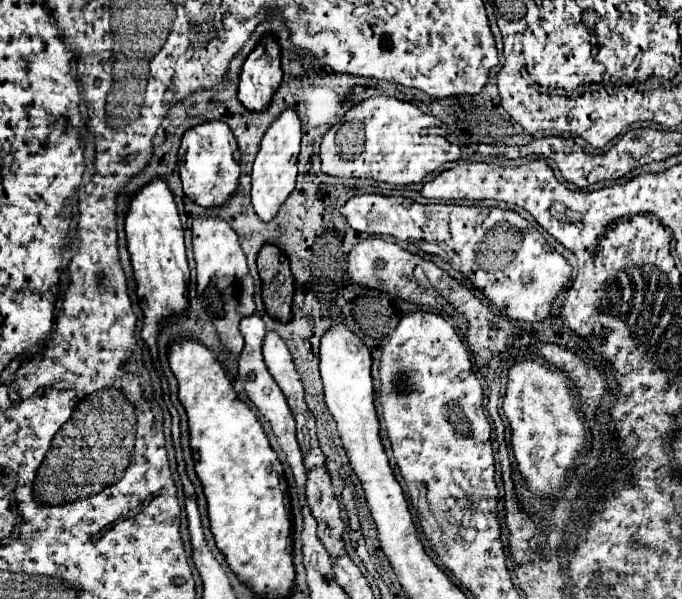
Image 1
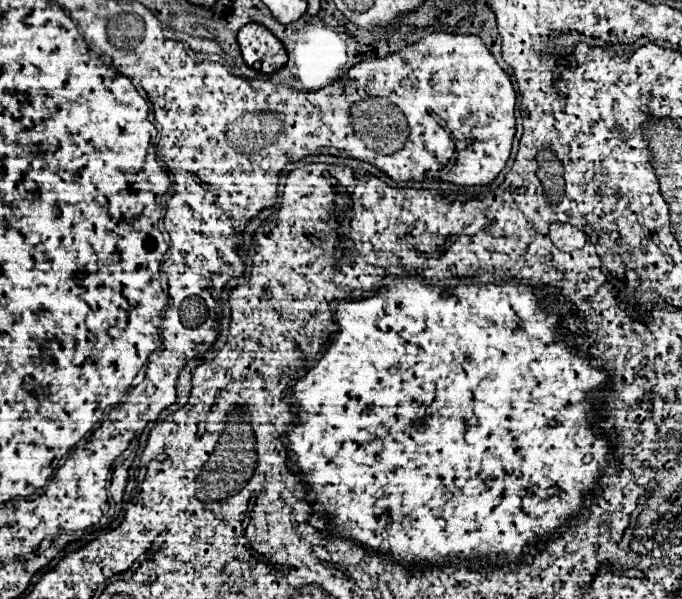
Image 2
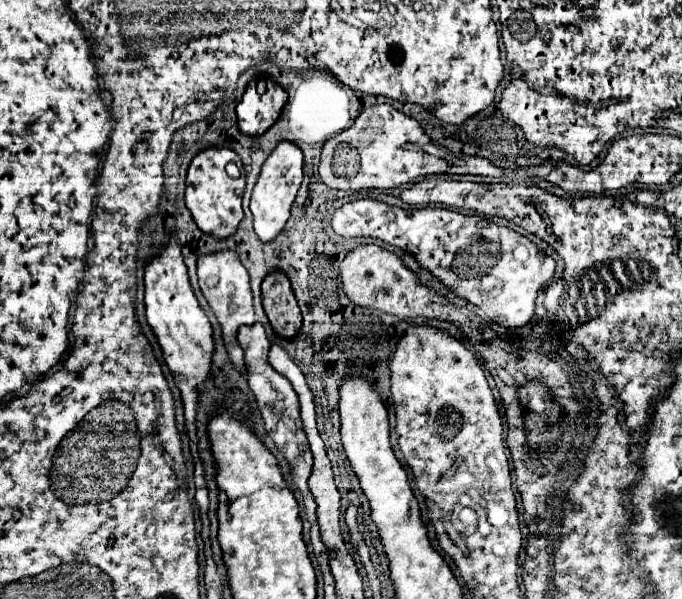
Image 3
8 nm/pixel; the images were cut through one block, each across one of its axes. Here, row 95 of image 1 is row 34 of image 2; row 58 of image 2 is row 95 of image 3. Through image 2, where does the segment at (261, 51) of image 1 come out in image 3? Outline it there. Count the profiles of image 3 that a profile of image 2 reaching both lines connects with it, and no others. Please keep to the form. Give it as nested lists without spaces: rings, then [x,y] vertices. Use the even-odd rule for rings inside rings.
[[[264,78],[262,84],[252,82],[236,106],[240,132],[262,136],[280,118],[286,98],[286,92],[270,78]]]

